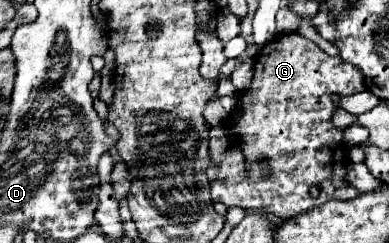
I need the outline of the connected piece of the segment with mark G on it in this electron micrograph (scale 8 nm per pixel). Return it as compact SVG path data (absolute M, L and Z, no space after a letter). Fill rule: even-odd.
M290 32L268 42L258 50L252 84L246 92L238 94L238 106L228 122L230 136L240 138L232 138L234 148L224 162L208 168L212 200L222 202L226 208L254 208L266 214L294 218L330 198L346 200L358 196L360 190L350 188L344 178L347 172L344 148L334 149L340 146L342 130L334 128L330 118L338 108L332 100L334 94L344 96L362 90L366 86L356 66L342 62L340 56L328 56L304 36ZM262 160L268 160L268 174L260 168ZM280 172L288 176L278 176ZM310 186L320 188L318 198L308 194Z

